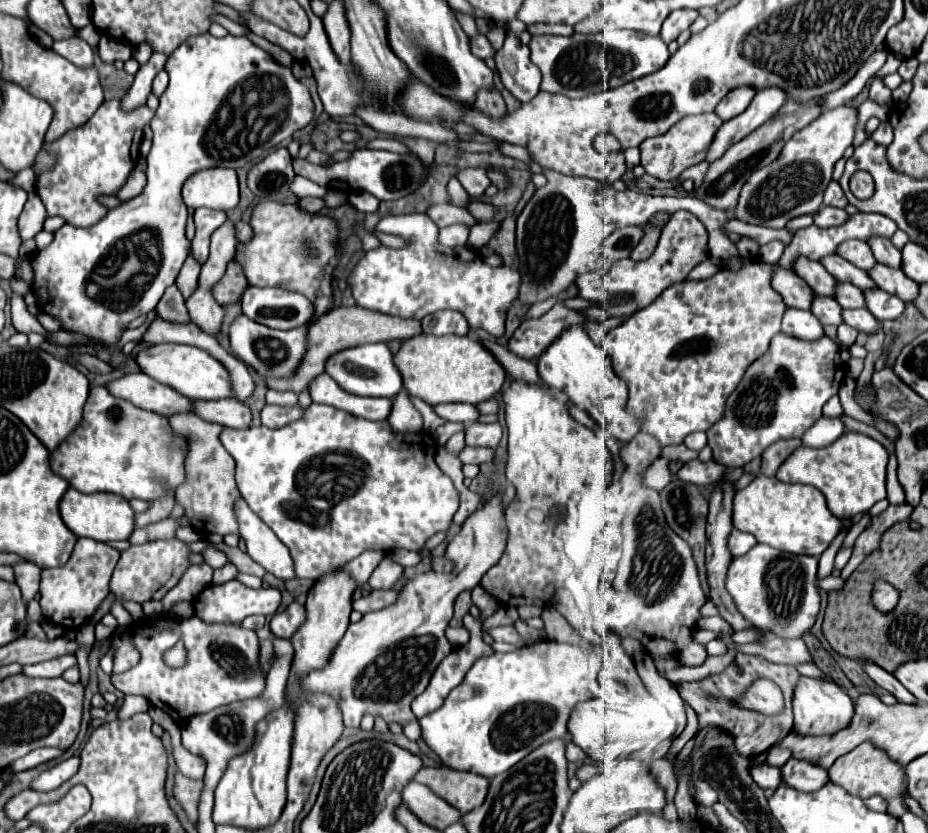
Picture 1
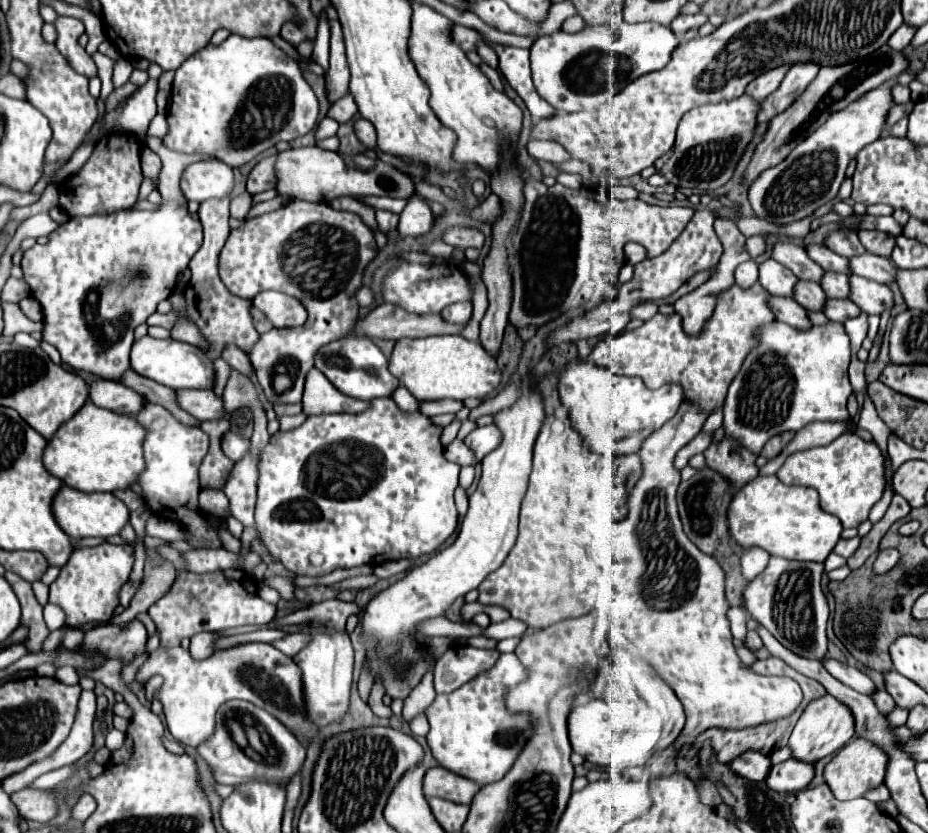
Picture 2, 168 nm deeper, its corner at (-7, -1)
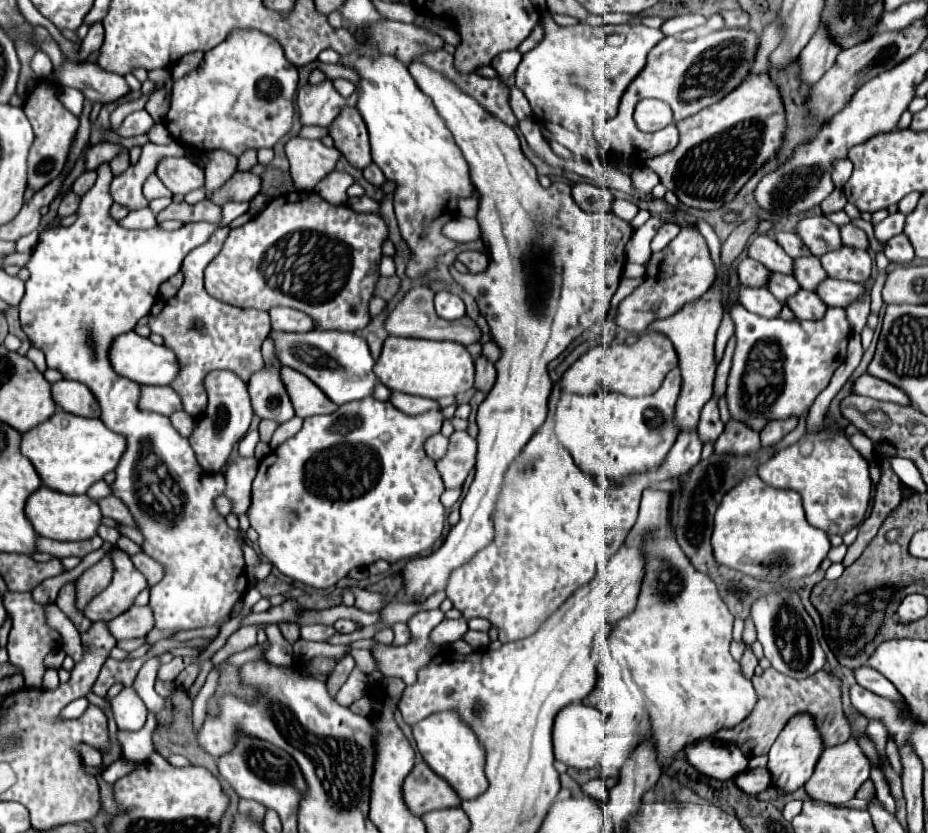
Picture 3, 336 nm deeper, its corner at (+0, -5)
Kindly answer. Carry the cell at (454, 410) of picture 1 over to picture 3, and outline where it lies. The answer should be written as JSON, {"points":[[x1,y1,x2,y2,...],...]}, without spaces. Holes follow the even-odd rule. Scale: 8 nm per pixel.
{"points":[[400,391,390,393,390,403,394,403,396,409,400,409,400,411,404,411,408,415,426,413,426,411,438,407,438,403,434,399,424,399,424,397,416,397,416,395,400,393]]}

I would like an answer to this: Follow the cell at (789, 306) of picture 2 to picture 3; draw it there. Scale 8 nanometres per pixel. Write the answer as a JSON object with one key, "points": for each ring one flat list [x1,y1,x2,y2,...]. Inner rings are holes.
{"points":[[742,287,738,289,738,303,742,307,746,307,750,313,762,315,762,317,776,317,782,309,782,303,774,301,774,297,770,295,770,291,766,287,762,289,750,289,750,287]]}

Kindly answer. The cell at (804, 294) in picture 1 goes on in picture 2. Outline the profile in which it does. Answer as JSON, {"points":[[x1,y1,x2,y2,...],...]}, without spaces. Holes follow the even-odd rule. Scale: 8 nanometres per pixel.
{"points":[[767,259,759,265,759,283,777,297,793,297,793,285,797,285,797,277,789,273,781,263]]}

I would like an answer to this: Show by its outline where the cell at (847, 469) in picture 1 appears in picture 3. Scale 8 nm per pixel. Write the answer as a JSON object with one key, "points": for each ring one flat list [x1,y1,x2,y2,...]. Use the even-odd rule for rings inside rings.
{"points":[[820,431,820,433,808,433,794,445,788,445,774,453,766,463,758,467,758,477,778,489,792,489,800,493,802,505,806,511,806,519,812,527,826,531,828,535,844,535,852,527,858,527,864,521,870,493,872,493,872,481,868,473,868,461,860,457,860,453,850,445,850,439,842,433,832,431]]}

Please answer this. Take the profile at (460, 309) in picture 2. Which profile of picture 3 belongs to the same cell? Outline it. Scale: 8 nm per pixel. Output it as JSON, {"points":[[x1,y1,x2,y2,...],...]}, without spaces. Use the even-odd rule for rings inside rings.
{"points":[[438,291,436,293,434,307,436,307,436,313,444,319,460,319,466,313,462,299,454,293,448,293,448,291]]}

